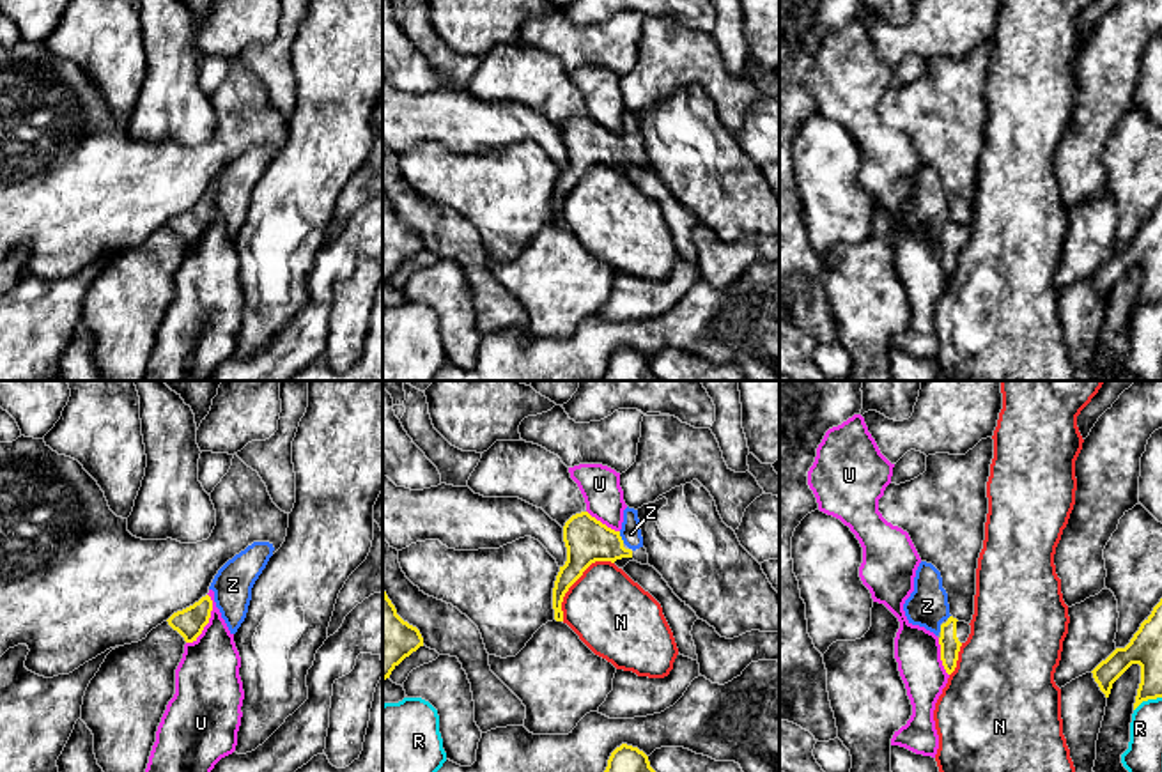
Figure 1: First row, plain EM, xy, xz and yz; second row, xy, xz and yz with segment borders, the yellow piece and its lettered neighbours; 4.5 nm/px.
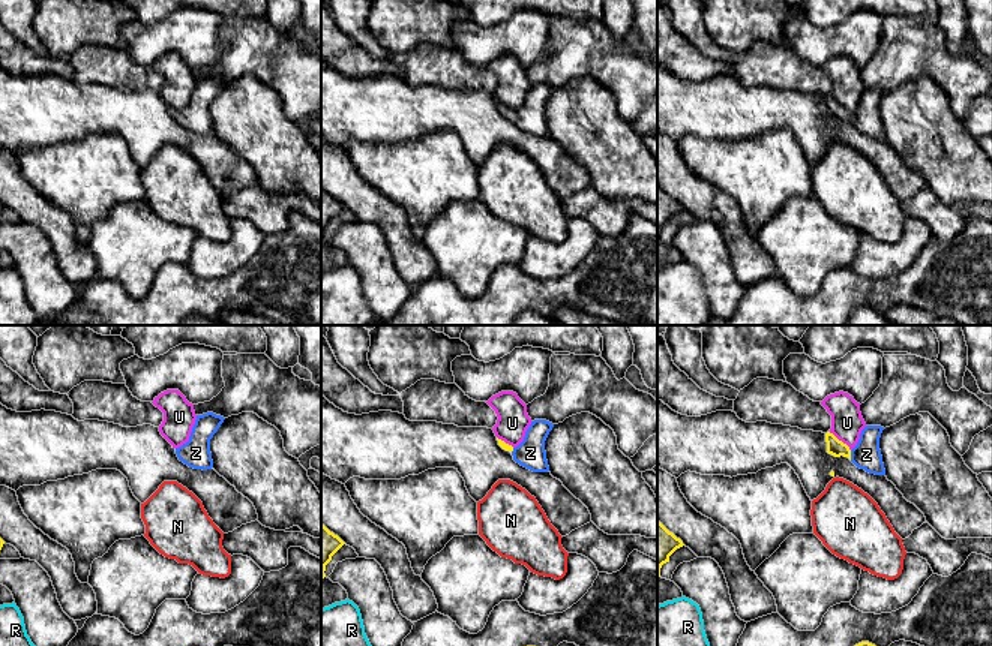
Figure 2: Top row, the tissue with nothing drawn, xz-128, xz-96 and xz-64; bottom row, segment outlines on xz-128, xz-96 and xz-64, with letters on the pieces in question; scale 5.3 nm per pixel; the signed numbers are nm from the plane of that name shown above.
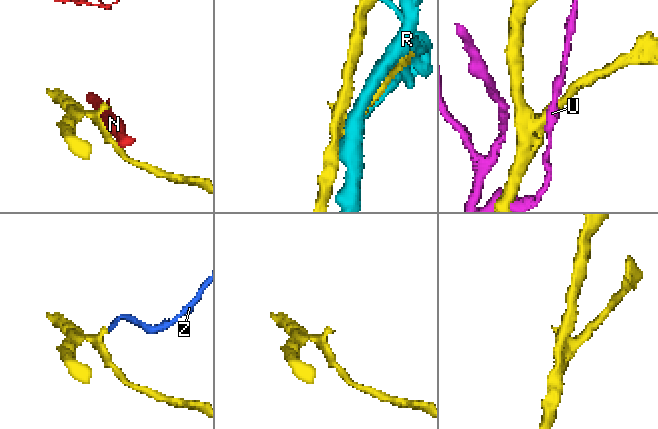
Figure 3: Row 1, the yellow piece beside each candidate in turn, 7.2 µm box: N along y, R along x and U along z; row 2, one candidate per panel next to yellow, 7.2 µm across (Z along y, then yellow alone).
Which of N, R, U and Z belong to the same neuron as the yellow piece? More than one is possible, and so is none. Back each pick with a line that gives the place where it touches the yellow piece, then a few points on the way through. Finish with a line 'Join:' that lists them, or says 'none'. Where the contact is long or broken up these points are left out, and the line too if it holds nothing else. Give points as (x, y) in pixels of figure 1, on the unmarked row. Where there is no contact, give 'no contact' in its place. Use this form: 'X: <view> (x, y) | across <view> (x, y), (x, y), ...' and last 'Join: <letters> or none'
Z: xz (620, 140) | across xz (587, 144), (620, 140), (631, 137)
Join: Z

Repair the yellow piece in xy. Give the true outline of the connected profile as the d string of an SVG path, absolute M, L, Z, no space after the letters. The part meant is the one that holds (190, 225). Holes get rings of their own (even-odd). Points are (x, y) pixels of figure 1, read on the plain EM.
M205 198L193 209L174 216L167 225L184 241L186 246L193 246L202 237L204 230L209 227L211 214L213 204L209 198Z

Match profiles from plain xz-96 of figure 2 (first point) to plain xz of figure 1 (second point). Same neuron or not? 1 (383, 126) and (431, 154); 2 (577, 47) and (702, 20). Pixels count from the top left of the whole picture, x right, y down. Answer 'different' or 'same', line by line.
1: different
2: different

